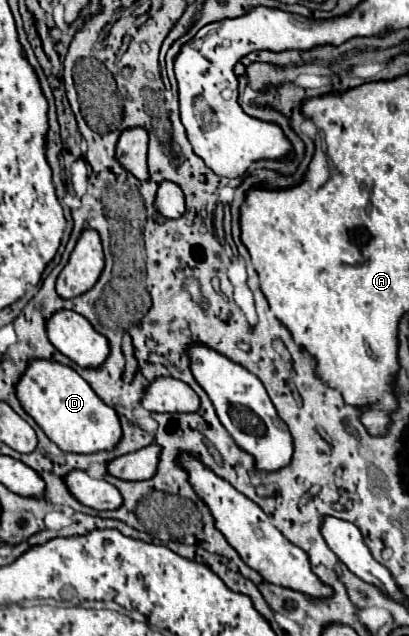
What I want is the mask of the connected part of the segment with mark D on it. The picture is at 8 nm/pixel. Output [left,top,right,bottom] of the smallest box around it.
[16,360,122,454]

